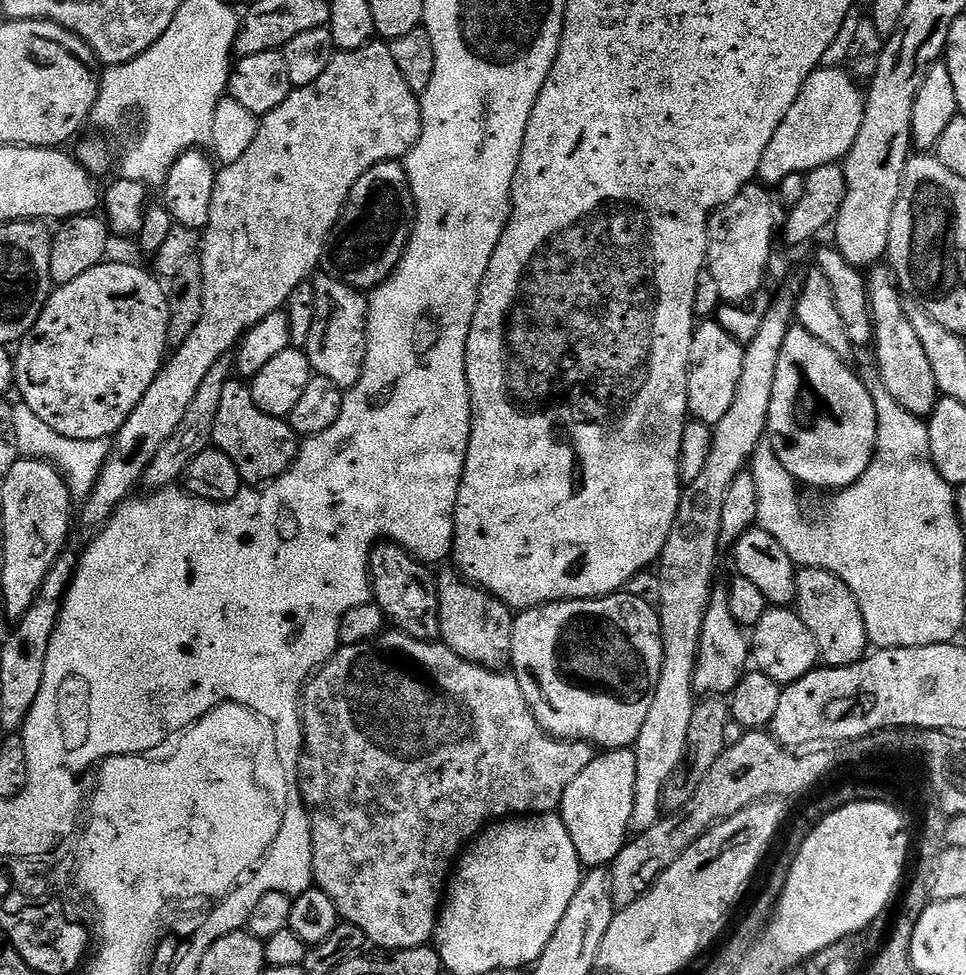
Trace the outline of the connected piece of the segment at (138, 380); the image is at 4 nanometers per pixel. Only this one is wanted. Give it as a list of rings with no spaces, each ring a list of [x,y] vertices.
[[[105,262],[94,266],[94,270],[86,270],[86,274],[74,278],[74,282],[59,285],[46,302],[38,322],[33,326],[23,343],[19,345],[18,351],[20,353],[17,351],[14,356],[16,362],[15,391],[17,393],[20,391],[19,399],[26,406],[30,406],[30,410],[34,410],[34,414],[38,414],[38,418],[42,418],[42,422],[46,422],[46,426],[50,426],[58,434],[79,440],[108,440],[115,437],[116,431],[130,418],[134,406],[138,406],[138,402],[142,402],[142,394],[146,394],[146,390],[150,390],[150,382],[154,382],[154,378],[164,367],[166,357],[170,352],[168,294],[165,285],[149,269],[148,272],[144,268],[135,268],[132,264]]]

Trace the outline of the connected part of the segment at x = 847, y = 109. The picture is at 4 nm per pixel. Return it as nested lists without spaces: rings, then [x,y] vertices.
[[[821,66],[811,72],[794,106],[790,106],[786,118],[782,118],[782,126],[774,130],[774,138],[770,138],[770,146],[766,146],[766,154],[762,154],[759,183],[779,186],[782,178],[790,174],[807,174],[818,170],[818,166],[843,161],[858,138],[858,130],[862,130],[865,99],[865,89],[843,67]]]

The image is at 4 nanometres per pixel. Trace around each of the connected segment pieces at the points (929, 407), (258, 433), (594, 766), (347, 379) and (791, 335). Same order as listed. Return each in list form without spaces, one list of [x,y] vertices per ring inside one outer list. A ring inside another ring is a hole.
[[[873,267],[866,279],[869,283],[868,294],[872,297],[872,322],[876,325],[876,364],[880,367],[880,380],[888,391],[887,399],[912,416],[927,418],[931,416],[942,390],[936,384],[930,358],[926,358],[924,341],[918,338],[916,325],[909,316],[909,309],[904,306],[905,297],[893,283],[893,273],[887,267]]]
[[[228,379],[222,389],[218,418],[214,418],[212,444],[238,466],[238,474],[245,485],[263,486],[269,480],[278,479],[296,461],[301,443],[301,437],[287,419],[266,414],[256,405],[251,387],[243,379]]]
[[[613,748],[601,751],[566,786],[558,815],[574,842],[581,865],[585,869],[607,869],[616,861],[618,854],[630,839],[634,808],[634,786],[636,785],[636,754],[632,748]]]
[[[320,274],[311,281],[314,286],[314,330],[308,339],[308,361],[313,373],[330,378],[334,386],[349,389],[362,378],[368,353],[368,296],[334,276]]]
[[[793,326],[786,334],[786,342],[782,342],[782,354],[778,358],[778,371],[774,373],[774,398],[770,402],[770,414],[768,415],[767,439],[772,445],[772,452],[778,454],[778,462],[786,466],[786,470],[796,480],[797,485],[809,484],[812,488],[832,488],[831,490],[843,490],[849,488],[862,474],[866,474],[866,466],[870,466],[872,456],[876,452],[876,405],[872,400],[868,388],[843,364],[841,353],[830,350],[826,342],[818,342],[814,334],[810,334],[805,328]]]

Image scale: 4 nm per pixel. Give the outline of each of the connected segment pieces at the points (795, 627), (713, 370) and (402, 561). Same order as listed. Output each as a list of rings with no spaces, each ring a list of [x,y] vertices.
[[[770,606],[750,632],[750,660],[755,671],[765,672],[774,682],[787,686],[813,672],[821,663],[818,642],[806,627],[806,622],[792,606]]]
[[[697,323],[692,333],[692,363],[688,365],[688,411],[691,419],[715,426],[726,418],[730,406],[734,406],[738,378],[742,378],[743,357],[744,345],[730,338],[720,324]]]
[[[380,542],[368,556],[368,574],[371,599],[384,611],[385,621],[395,631],[419,640],[440,640],[442,618],[436,585],[437,573],[429,565],[416,559],[400,544]]]

